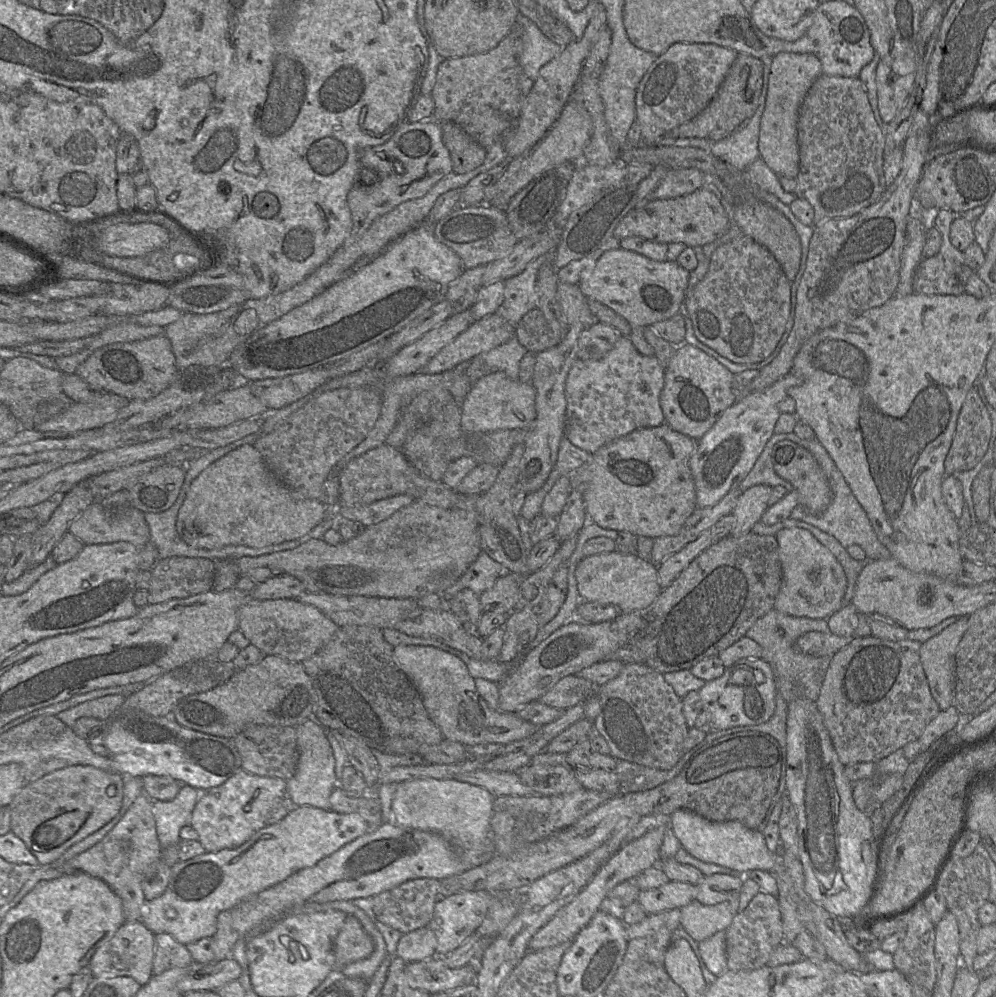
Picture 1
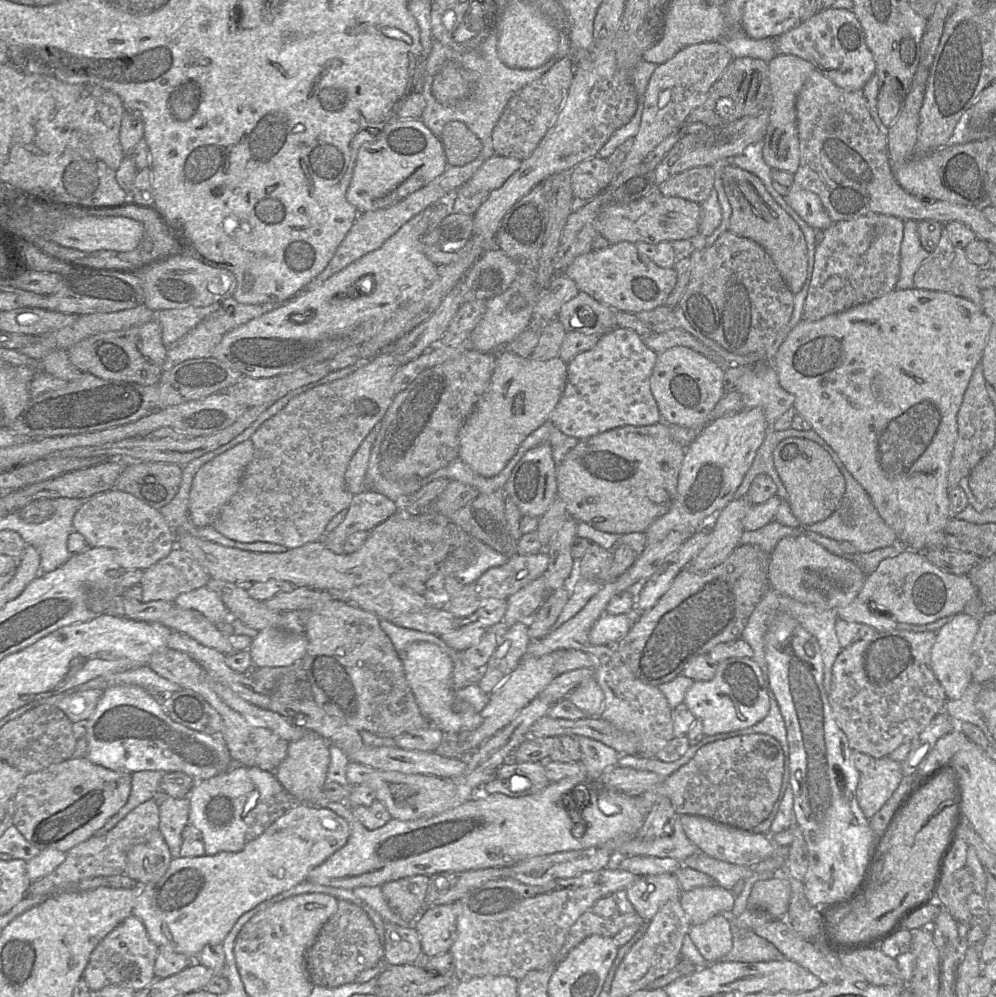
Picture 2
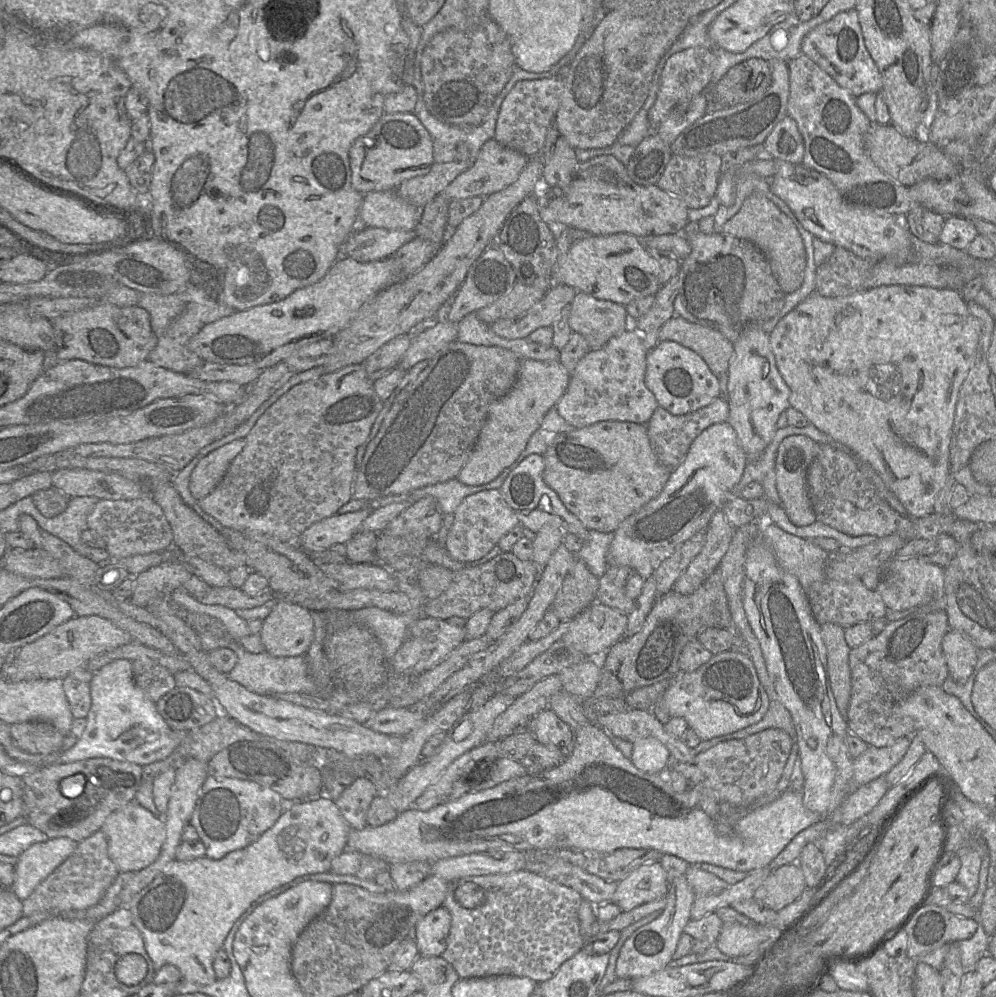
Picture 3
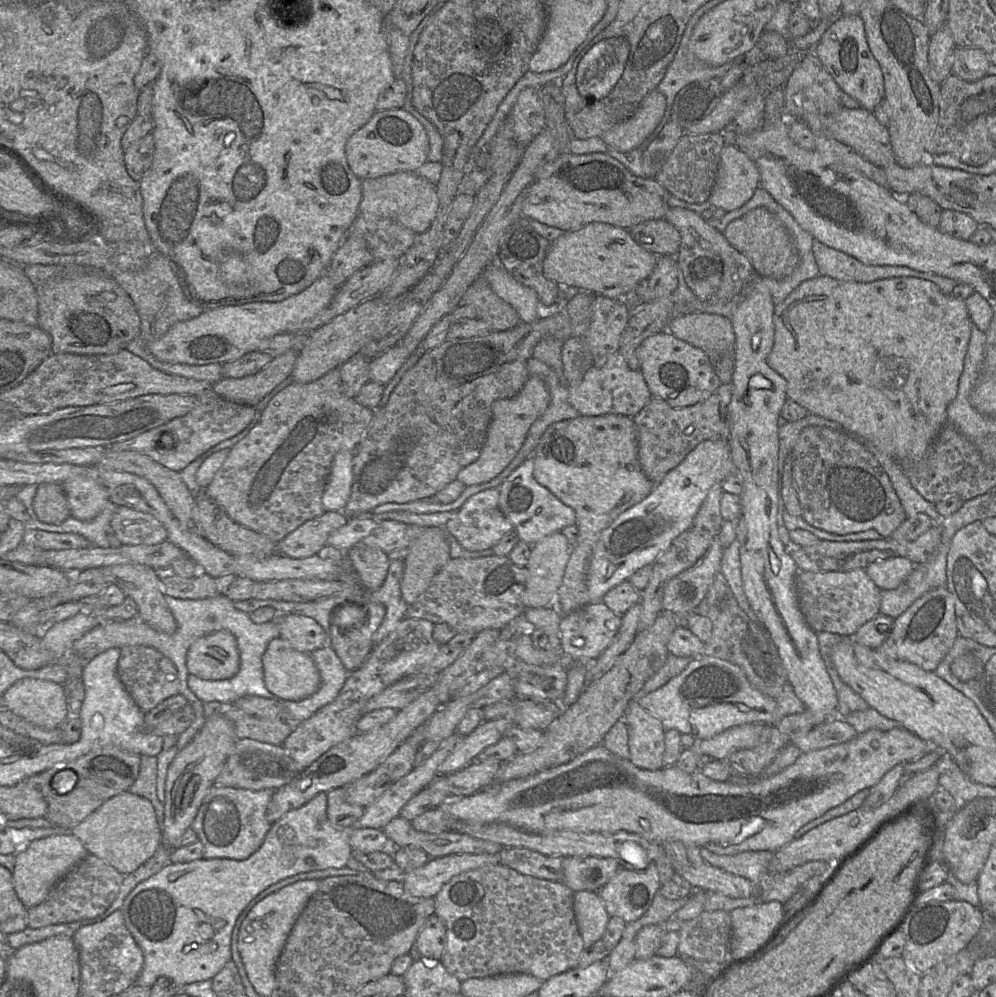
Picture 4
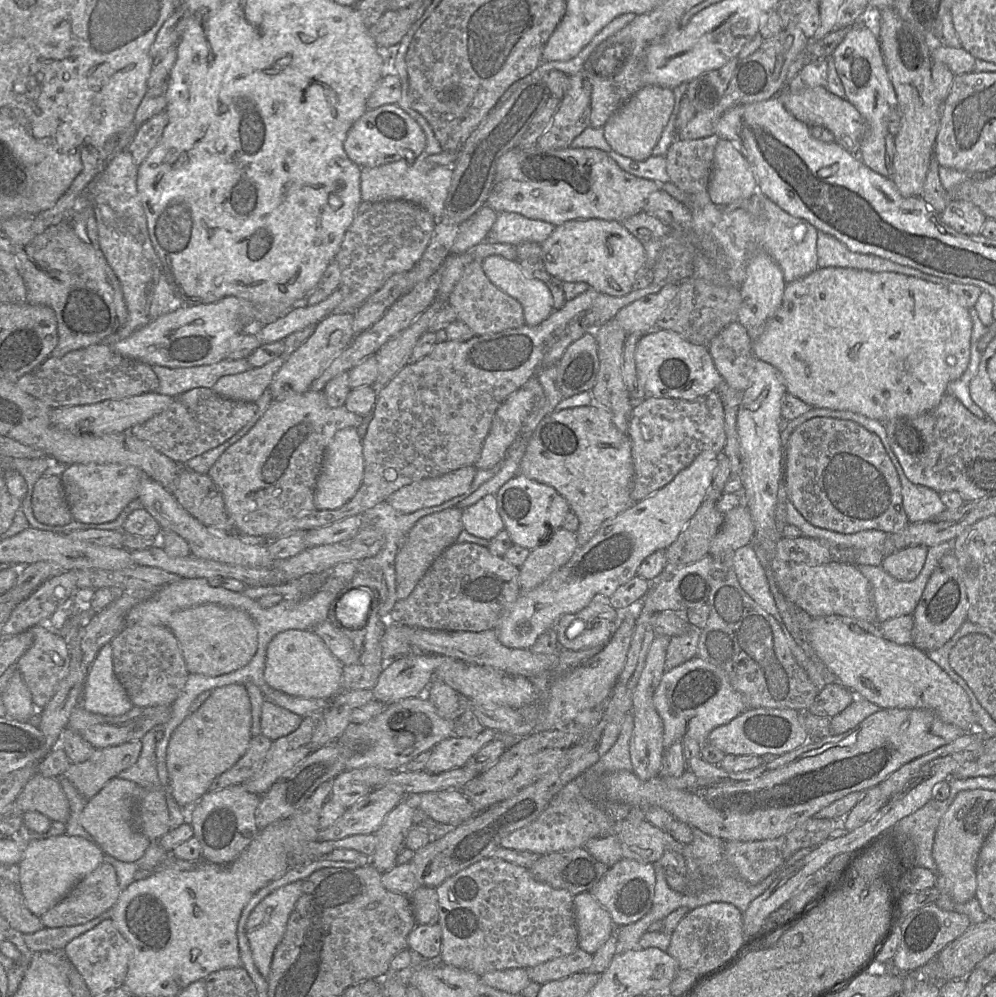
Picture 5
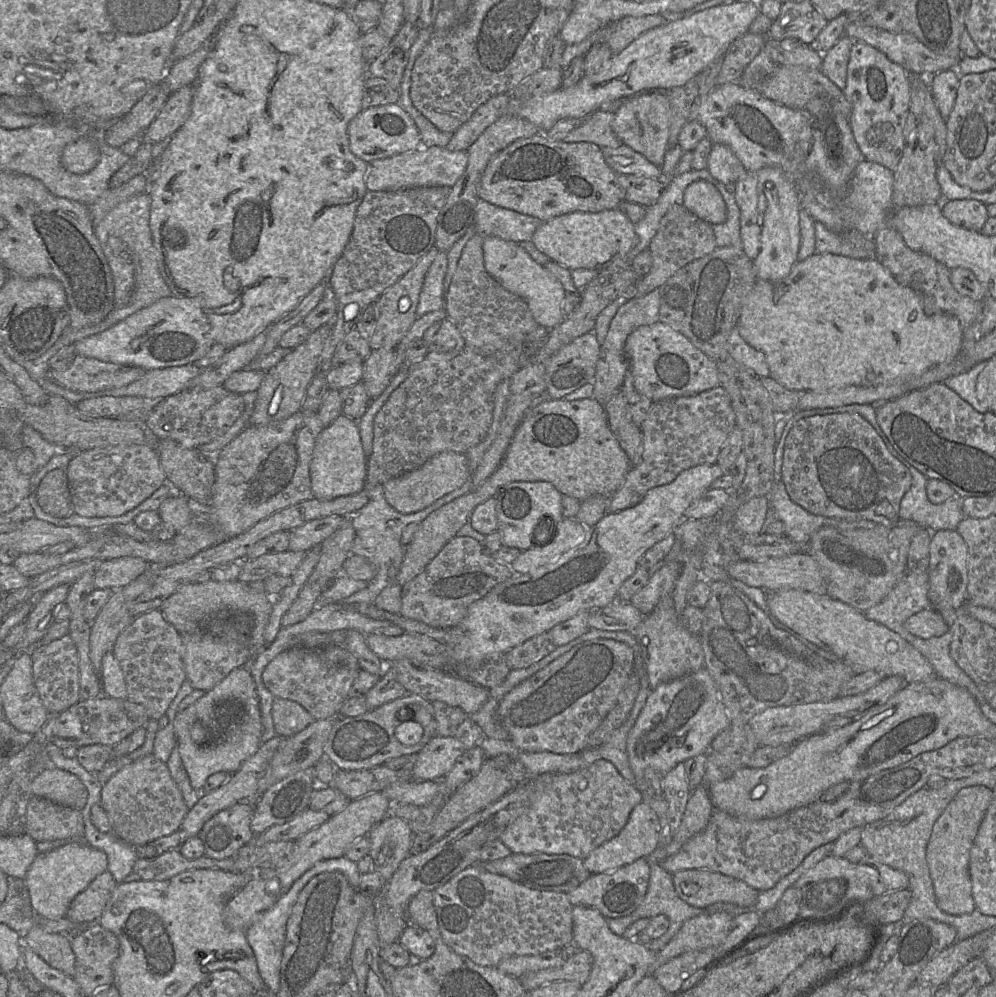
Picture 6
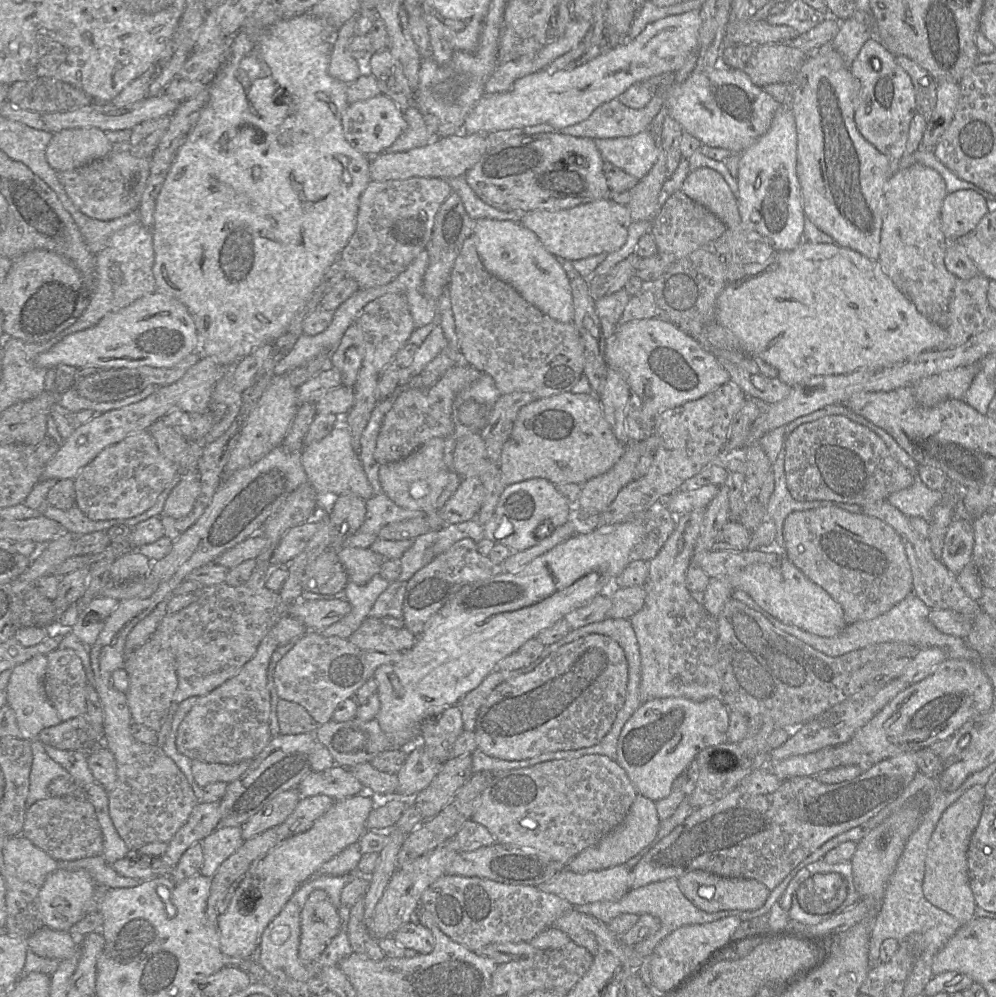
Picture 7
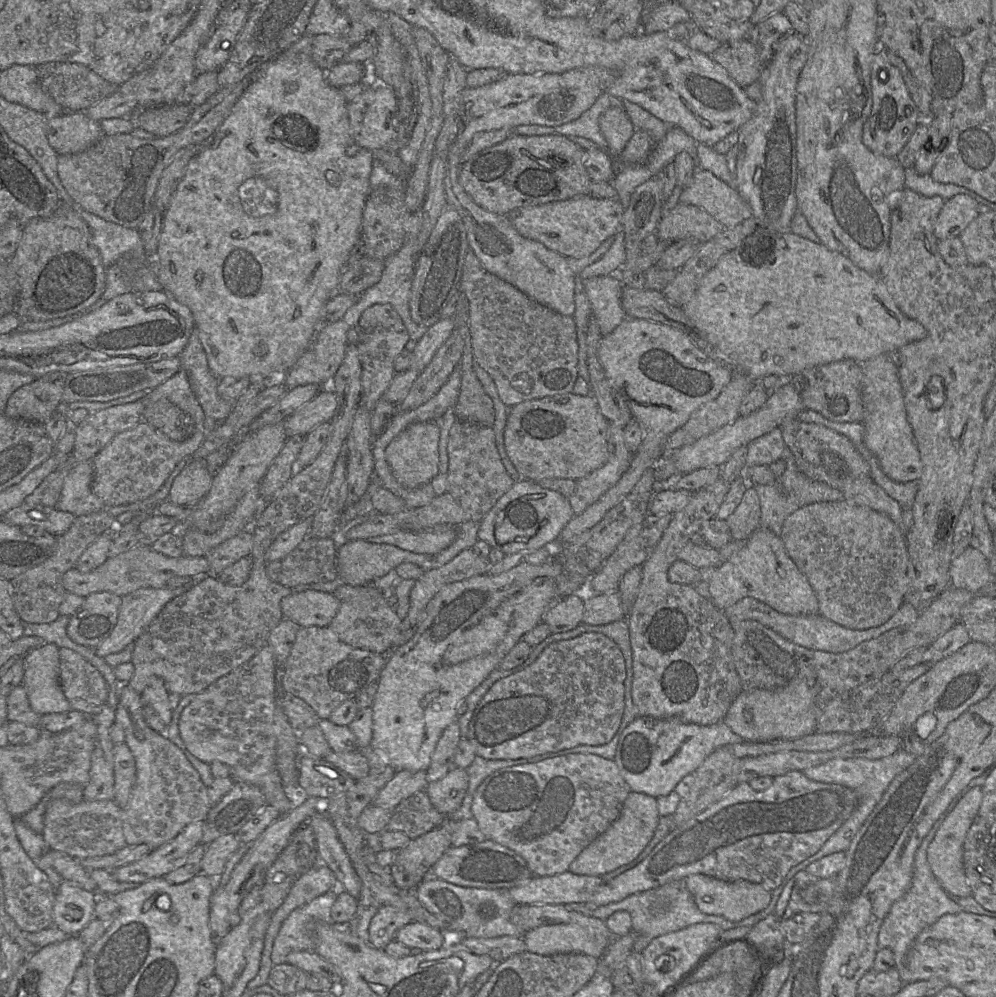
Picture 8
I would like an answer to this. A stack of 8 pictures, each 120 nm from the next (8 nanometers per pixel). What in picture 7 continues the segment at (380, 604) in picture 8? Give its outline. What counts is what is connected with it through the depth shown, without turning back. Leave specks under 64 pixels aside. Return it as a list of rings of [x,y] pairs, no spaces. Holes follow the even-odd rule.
[[[368,615],[348,639],[363,650],[391,654],[412,648],[417,636],[406,628],[391,627]]]

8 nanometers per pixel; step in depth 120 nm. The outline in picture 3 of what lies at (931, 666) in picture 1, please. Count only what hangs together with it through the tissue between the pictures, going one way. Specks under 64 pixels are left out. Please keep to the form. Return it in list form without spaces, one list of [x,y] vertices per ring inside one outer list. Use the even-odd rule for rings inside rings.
[[[950,629],[942,640],[942,651],[949,676],[964,684],[976,666],[978,648],[967,636]]]

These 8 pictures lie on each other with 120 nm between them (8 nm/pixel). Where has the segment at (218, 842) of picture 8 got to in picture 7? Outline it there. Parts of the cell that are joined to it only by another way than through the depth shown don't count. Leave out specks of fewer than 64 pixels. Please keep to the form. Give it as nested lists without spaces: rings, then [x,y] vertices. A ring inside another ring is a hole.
[[[240,826],[216,828],[202,841],[203,863],[199,873],[214,876],[220,865],[243,844],[241,830]]]

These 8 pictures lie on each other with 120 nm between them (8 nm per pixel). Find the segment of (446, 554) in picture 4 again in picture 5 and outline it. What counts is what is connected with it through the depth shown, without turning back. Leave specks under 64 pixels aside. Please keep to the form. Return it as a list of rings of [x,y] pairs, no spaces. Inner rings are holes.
[[[456,506],[429,514],[416,522],[408,531],[404,546],[395,559],[396,595],[397,599],[406,599],[420,579],[424,576],[433,561],[449,546],[453,545],[464,529],[462,512]]]

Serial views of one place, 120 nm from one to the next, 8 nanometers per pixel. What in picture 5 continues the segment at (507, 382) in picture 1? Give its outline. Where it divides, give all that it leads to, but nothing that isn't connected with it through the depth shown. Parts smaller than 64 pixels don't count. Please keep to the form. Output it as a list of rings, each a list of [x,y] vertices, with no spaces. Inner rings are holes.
[[[527,388],[509,395],[497,409],[484,441],[476,469],[490,469],[504,460],[517,439],[524,422],[536,409],[536,396]]]

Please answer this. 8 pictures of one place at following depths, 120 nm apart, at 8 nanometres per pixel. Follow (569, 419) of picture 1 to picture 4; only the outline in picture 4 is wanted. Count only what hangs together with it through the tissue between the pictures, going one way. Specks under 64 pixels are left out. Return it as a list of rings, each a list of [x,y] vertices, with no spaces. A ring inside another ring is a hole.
[[[620,351],[614,353],[602,367],[593,365],[581,383],[569,387],[569,401],[582,416],[617,414],[634,417],[652,399],[652,394],[640,370],[632,370]]]

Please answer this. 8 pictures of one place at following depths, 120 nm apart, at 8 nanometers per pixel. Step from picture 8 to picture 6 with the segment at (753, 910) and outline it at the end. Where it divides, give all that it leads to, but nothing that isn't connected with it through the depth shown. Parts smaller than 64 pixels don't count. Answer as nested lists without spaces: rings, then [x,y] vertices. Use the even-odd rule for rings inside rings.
[[[704,869],[680,870],[672,874],[678,896],[691,906],[707,908],[718,902],[751,906],[759,891],[745,882]]]

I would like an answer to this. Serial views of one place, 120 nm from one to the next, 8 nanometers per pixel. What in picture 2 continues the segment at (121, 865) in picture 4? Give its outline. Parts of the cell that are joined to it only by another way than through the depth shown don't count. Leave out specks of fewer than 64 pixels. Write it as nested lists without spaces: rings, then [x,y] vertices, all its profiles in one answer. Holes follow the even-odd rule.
[[[159,829],[153,830],[145,842],[133,846],[128,852],[125,875],[140,887],[156,882],[164,876],[172,858]]]

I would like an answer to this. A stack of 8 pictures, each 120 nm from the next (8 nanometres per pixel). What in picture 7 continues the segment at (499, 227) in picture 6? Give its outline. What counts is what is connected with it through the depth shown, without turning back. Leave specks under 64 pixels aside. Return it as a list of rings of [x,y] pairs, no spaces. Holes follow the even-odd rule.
[[[464,176],[445,179],[454,193],[462,200],[468,215],[475,221],[482,218],[494,220],[521,221],[528,211],[503,211],[483,202],[466,182]]]

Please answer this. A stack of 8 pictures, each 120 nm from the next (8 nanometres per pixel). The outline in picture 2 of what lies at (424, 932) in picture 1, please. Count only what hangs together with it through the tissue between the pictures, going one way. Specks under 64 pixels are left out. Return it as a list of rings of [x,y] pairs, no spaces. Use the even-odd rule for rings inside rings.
[[[385,922],[384,961],[388,966],[420,963],[424,959],[418,932]]]

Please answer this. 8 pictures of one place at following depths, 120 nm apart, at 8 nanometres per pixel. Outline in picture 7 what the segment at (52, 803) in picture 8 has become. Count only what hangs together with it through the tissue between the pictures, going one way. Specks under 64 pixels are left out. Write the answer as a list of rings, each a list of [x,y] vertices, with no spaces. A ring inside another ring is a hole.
[[[53,796],[36,801],[26,811],[22,834],[59,862],[99,856],[103,851],[95,808],[85,796]]]

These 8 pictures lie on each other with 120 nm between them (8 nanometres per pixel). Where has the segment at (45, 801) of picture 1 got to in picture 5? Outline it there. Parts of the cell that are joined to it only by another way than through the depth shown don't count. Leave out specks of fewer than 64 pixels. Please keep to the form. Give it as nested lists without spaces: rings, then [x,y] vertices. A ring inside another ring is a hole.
[[[142,739],[122,745],[96,749],[85,762],[70,763],[62,776],[89,801],[105,784],[133,766],[141,753]]]

